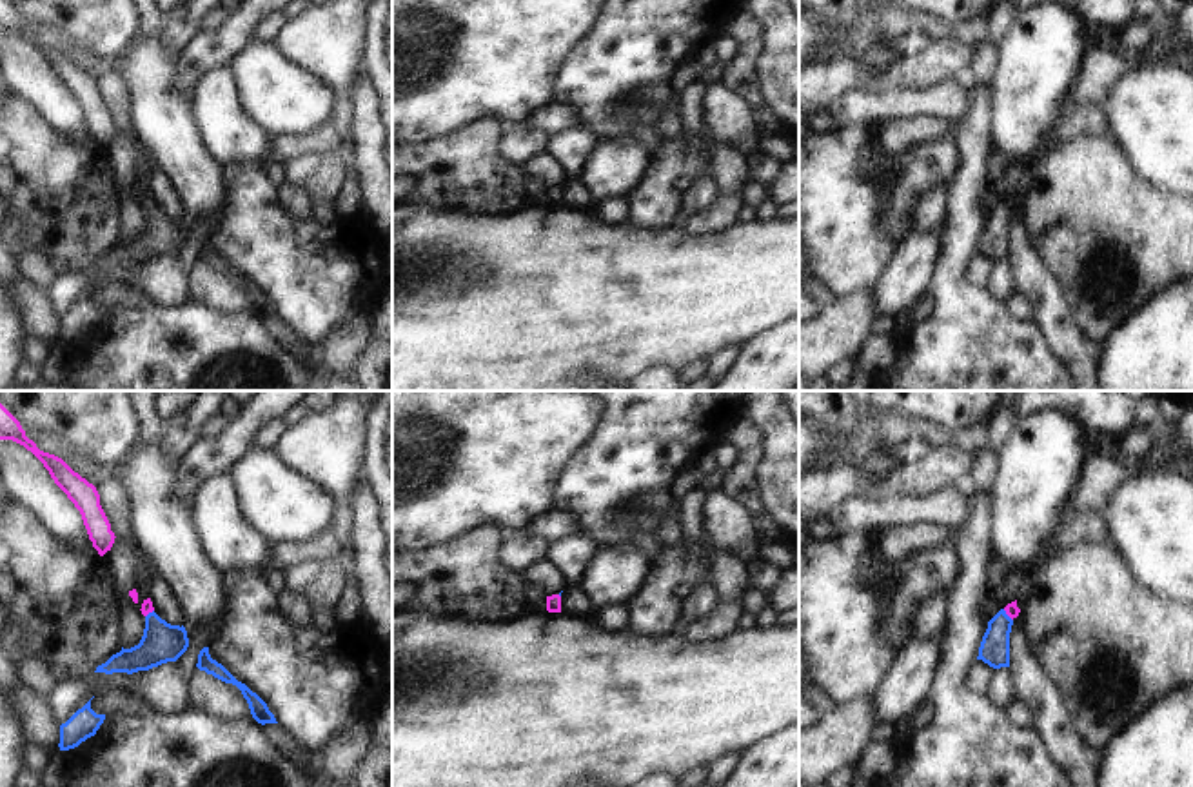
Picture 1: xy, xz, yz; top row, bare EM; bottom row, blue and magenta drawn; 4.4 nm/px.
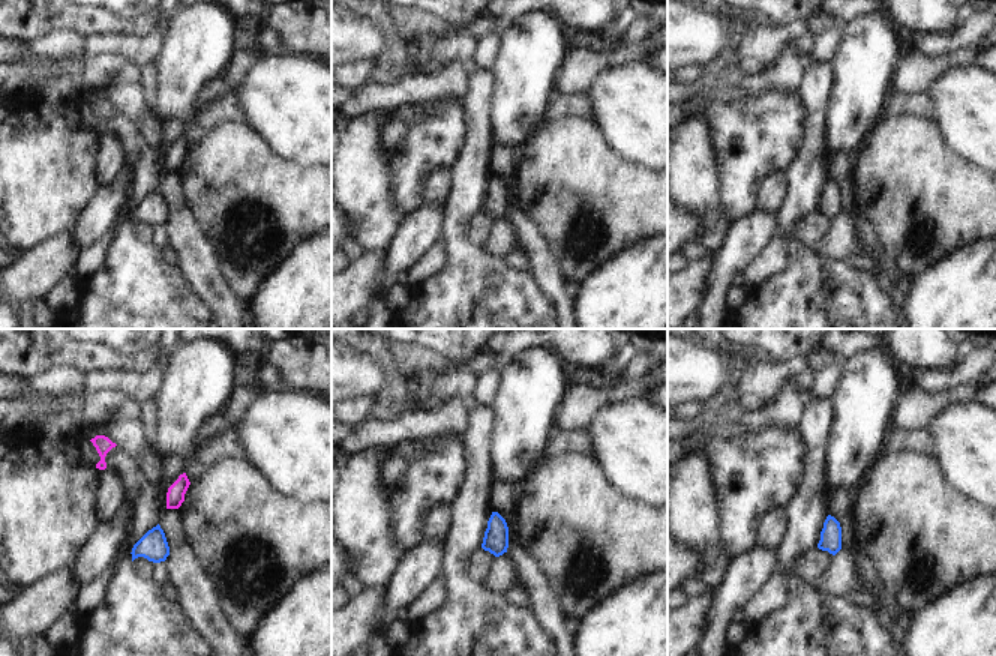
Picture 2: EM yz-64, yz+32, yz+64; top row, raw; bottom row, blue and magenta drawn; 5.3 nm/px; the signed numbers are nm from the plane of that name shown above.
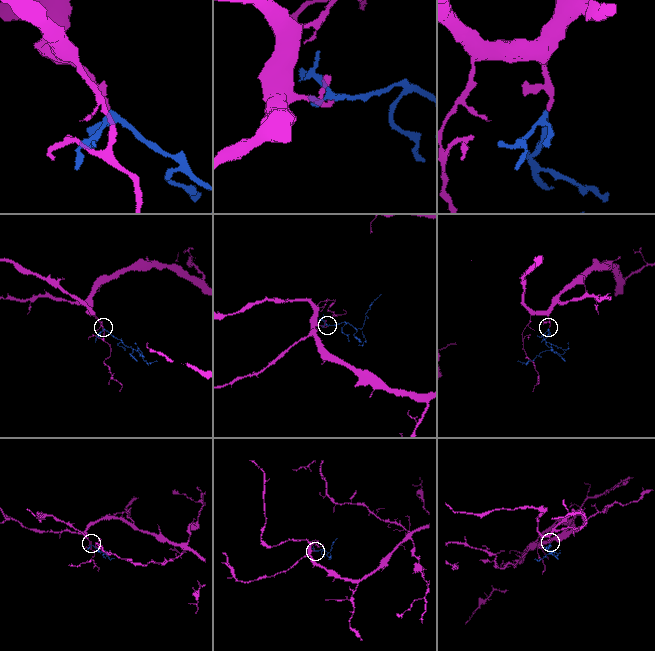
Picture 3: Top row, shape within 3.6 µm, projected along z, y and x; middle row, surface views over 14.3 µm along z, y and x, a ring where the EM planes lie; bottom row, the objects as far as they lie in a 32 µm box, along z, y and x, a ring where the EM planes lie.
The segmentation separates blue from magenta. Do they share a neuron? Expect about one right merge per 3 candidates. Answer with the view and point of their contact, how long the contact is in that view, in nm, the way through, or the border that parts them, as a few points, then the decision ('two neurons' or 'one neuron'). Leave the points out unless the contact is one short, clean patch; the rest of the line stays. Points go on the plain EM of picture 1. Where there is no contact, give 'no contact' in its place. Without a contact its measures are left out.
yz (1006, 208) | 70 nm | across yz (994, 242), (999, 219), (1006, 208), (1012, 202) | one neuron

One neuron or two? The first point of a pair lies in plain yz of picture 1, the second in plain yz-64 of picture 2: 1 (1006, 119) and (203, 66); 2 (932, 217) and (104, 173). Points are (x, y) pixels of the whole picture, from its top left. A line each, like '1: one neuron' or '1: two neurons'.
1: one neuron
2: one neuron

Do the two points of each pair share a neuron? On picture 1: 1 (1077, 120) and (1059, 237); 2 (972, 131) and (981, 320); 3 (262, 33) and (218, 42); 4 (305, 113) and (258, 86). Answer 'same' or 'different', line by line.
1: different
2: same
3: different
4: same

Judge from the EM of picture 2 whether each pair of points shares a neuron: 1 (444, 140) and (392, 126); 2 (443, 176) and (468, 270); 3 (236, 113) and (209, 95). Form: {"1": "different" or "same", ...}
{"1": "same", "2": "different", "3": "different"}

